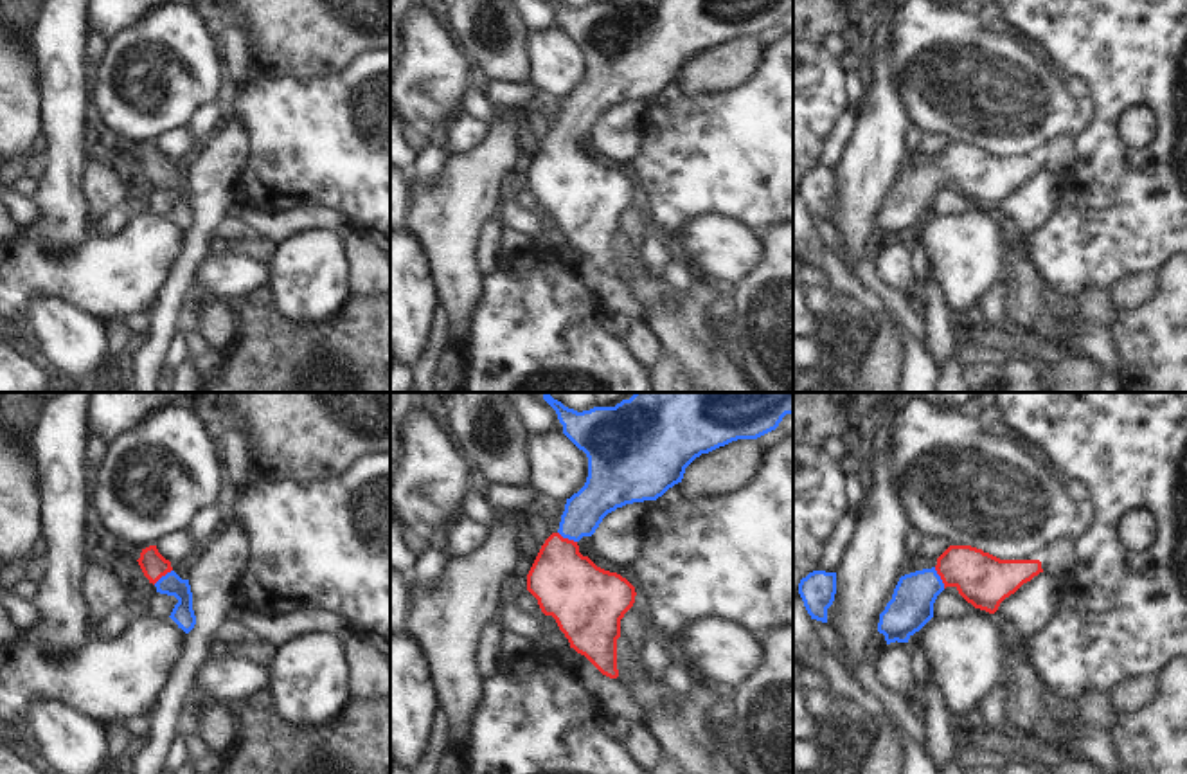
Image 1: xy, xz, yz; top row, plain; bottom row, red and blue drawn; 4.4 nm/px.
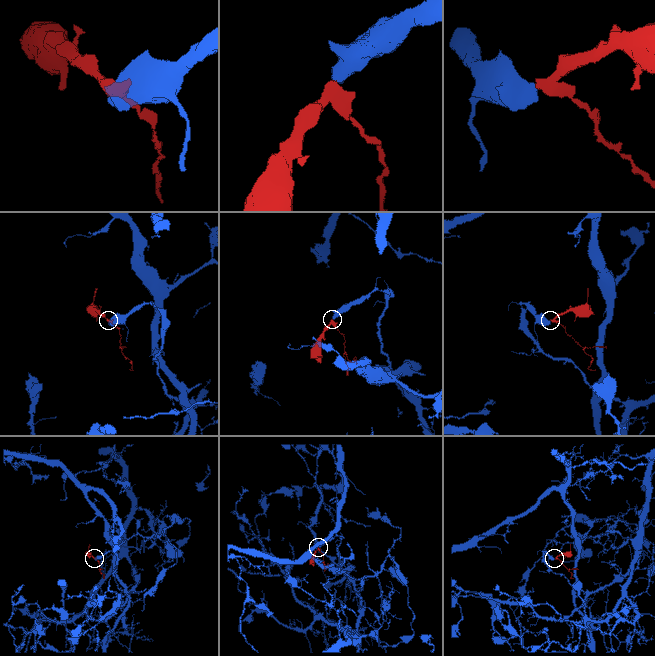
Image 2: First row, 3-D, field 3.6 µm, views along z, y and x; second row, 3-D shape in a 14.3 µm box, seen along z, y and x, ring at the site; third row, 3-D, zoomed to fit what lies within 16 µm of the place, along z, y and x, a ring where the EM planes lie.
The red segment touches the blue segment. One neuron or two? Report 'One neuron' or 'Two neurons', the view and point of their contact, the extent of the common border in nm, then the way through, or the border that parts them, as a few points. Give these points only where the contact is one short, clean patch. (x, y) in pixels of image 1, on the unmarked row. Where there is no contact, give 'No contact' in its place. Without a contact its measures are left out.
One neuron. Touches red at yz (941, 175). Shared border 110 nm. Path across: yz (981, 175), (941, 175), (910, 204)

